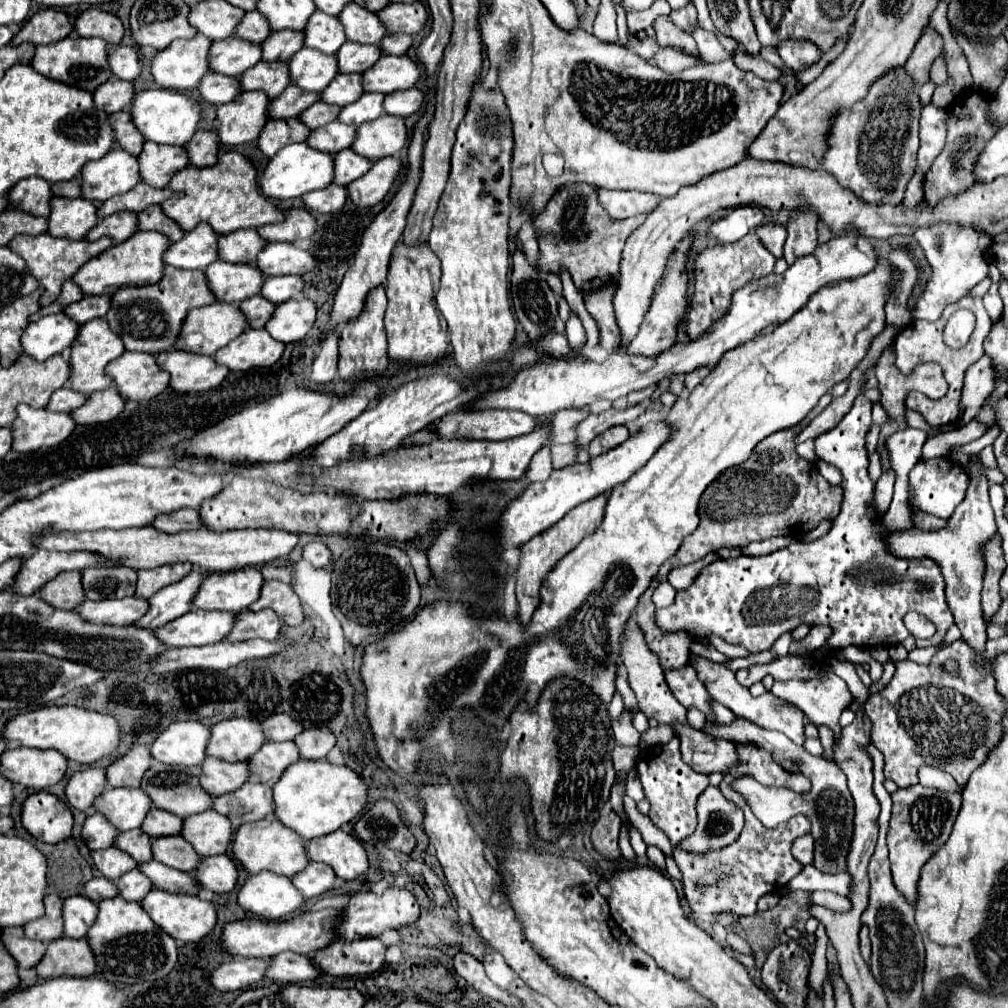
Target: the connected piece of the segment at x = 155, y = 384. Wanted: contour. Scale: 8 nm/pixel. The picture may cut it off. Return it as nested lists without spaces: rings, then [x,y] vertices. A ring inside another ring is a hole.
[[[124,352],[110,362],[106,370],[118,384],[118,392],[126,400],[144,402],[162,394],[168,388],[170,374],[158,368],[156,358],[144,352]]]

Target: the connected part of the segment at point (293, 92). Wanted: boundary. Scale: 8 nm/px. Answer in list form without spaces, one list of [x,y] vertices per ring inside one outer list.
[[[288,86],[274,102],[270,104],[270,116],[272,118],[296,118],[300,116],[308,106],[320,100],[320,92],[306,92],[298,86]]]

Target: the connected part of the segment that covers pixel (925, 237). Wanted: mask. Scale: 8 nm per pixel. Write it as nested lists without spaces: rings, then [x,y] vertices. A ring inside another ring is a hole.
[[[932,226],[930,230],[918,230],[914,238],[920,242],[926,258],[930,260],[932,276],[926,282],[924,292],[918,296],[916,306],[912,308],[914,320],[938,320],[946,304],[958,302],[964,298],[980,280],[988,274],[988,260],[986,248],[992,242],[990,236],[974,232],[974,228],[960,228],[960,226]]]

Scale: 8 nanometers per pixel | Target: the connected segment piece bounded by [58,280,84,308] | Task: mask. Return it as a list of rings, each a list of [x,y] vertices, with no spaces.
[[[66,282],[66,286],[62,288],[62,294],[60,294],[60,298],[58,298],[58,302],[66,308],[68,304],[72,304],[72,302],[78,302],[80,298],[84,298],[84,292],[80,290],[80,286],[76,284],[76,282]]]

